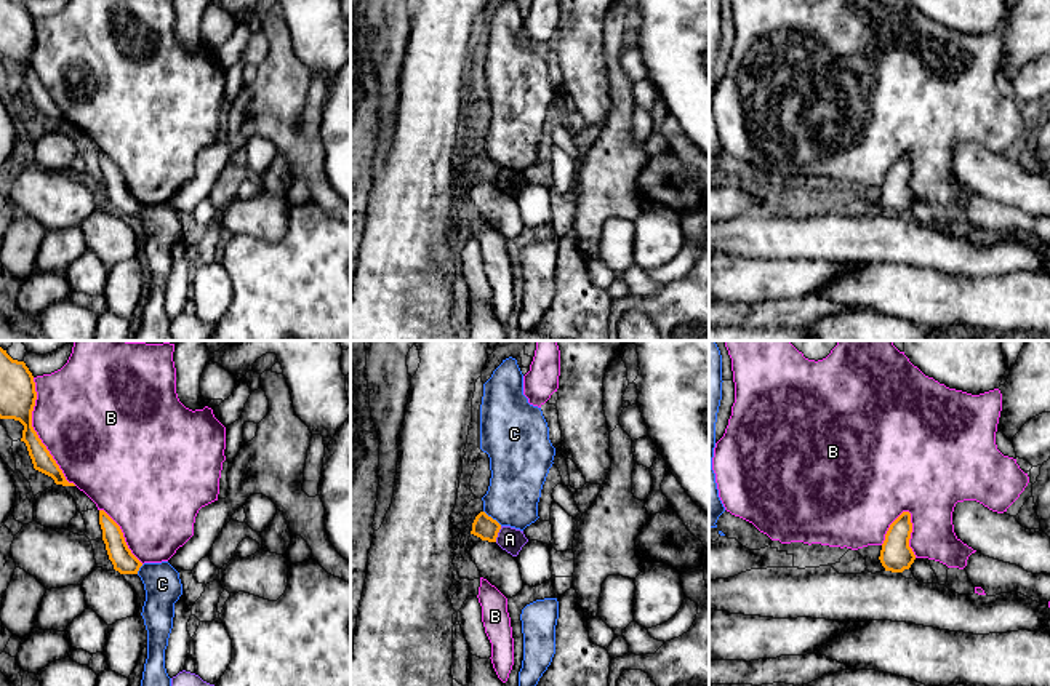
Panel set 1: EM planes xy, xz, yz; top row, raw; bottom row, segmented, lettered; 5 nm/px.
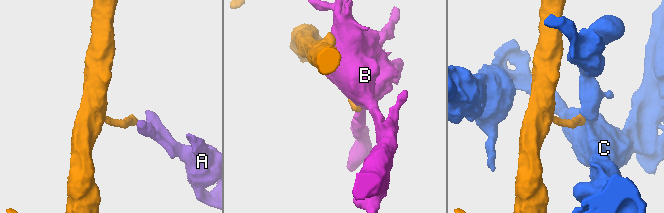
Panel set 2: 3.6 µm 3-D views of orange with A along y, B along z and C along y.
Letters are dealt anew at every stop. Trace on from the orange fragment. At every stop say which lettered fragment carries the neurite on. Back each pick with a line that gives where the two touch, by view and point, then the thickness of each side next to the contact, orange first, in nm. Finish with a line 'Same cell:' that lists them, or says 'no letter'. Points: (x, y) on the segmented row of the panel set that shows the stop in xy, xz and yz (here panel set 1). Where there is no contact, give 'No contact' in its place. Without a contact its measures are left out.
Same cell: no letter

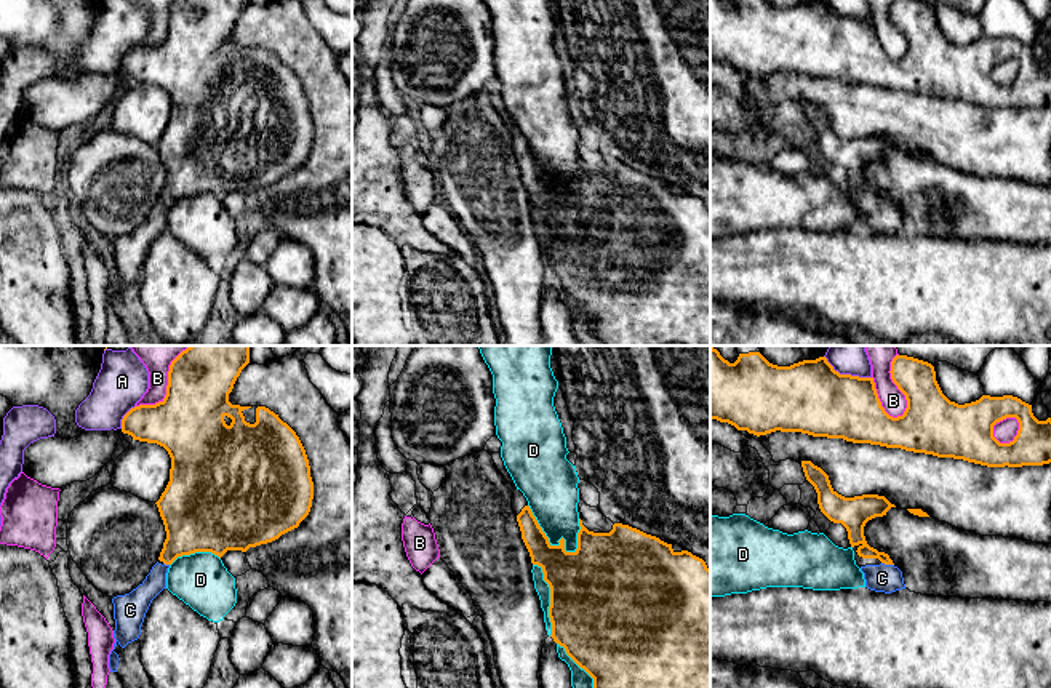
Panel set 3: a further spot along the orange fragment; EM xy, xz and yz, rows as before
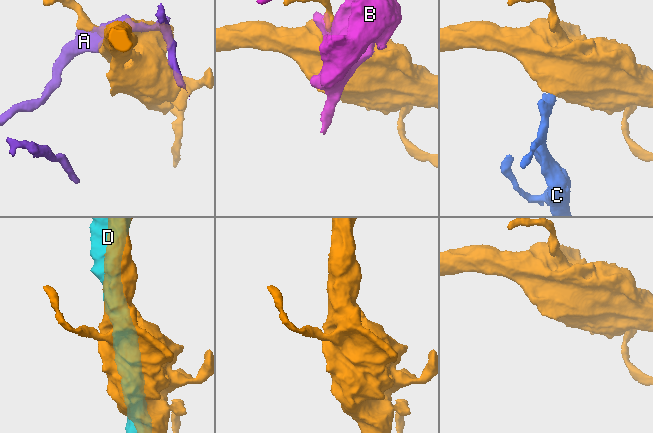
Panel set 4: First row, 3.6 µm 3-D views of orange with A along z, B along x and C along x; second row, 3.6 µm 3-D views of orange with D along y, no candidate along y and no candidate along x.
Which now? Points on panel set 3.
C: Touches orange at yz (888, 564). Thickness 90 nm (orange) against 140 nm
Same cell: C

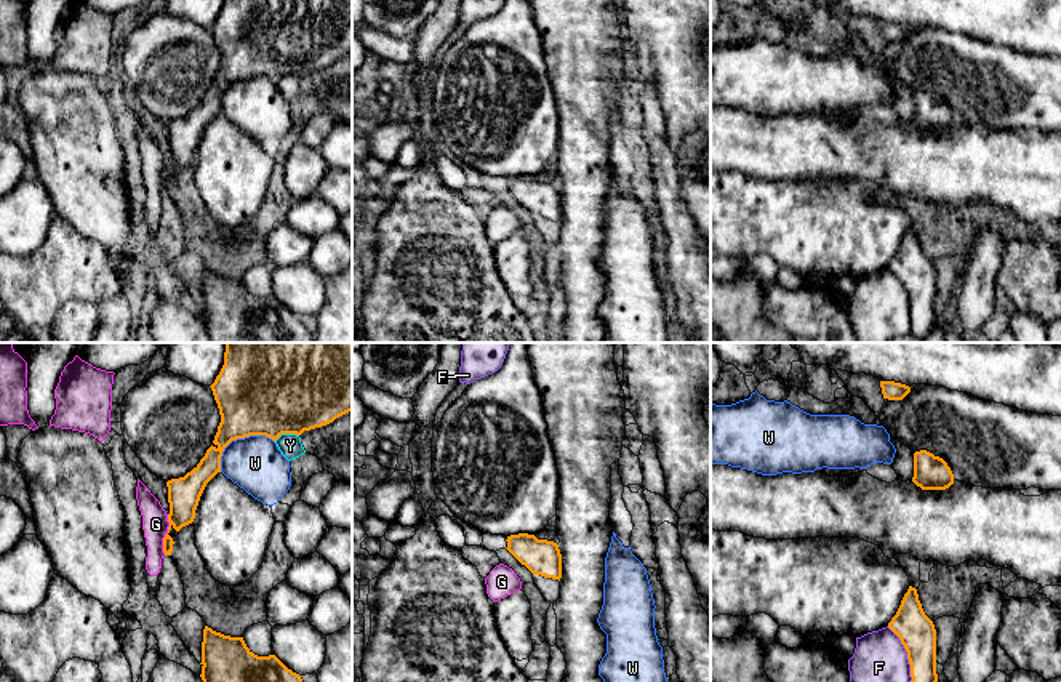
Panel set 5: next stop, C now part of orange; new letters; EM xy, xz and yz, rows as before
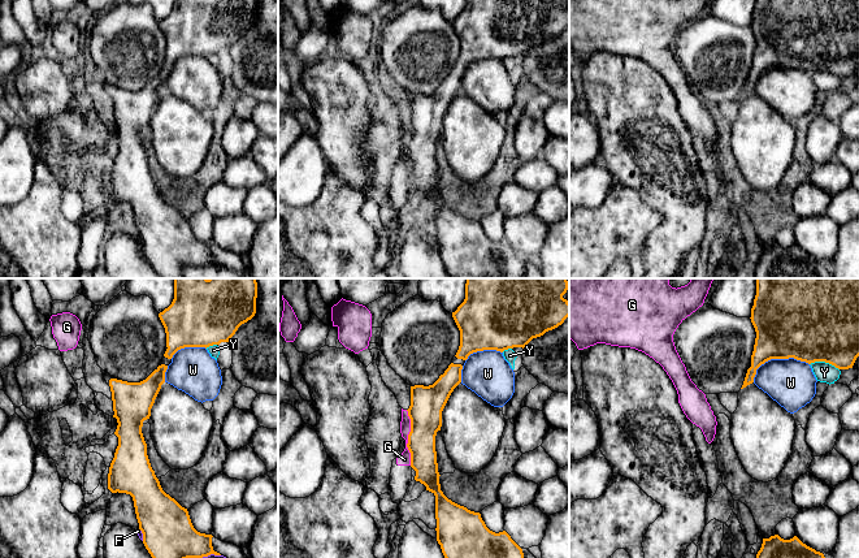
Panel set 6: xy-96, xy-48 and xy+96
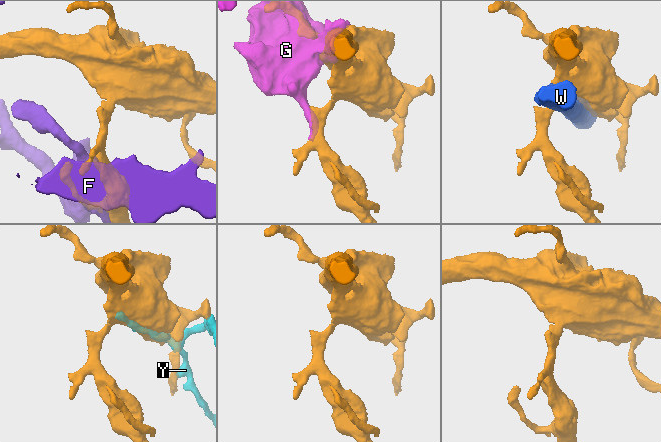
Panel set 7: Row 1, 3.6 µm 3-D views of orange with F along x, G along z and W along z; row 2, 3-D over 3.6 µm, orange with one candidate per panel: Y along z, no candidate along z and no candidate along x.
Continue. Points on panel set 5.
Same cell: no letter

